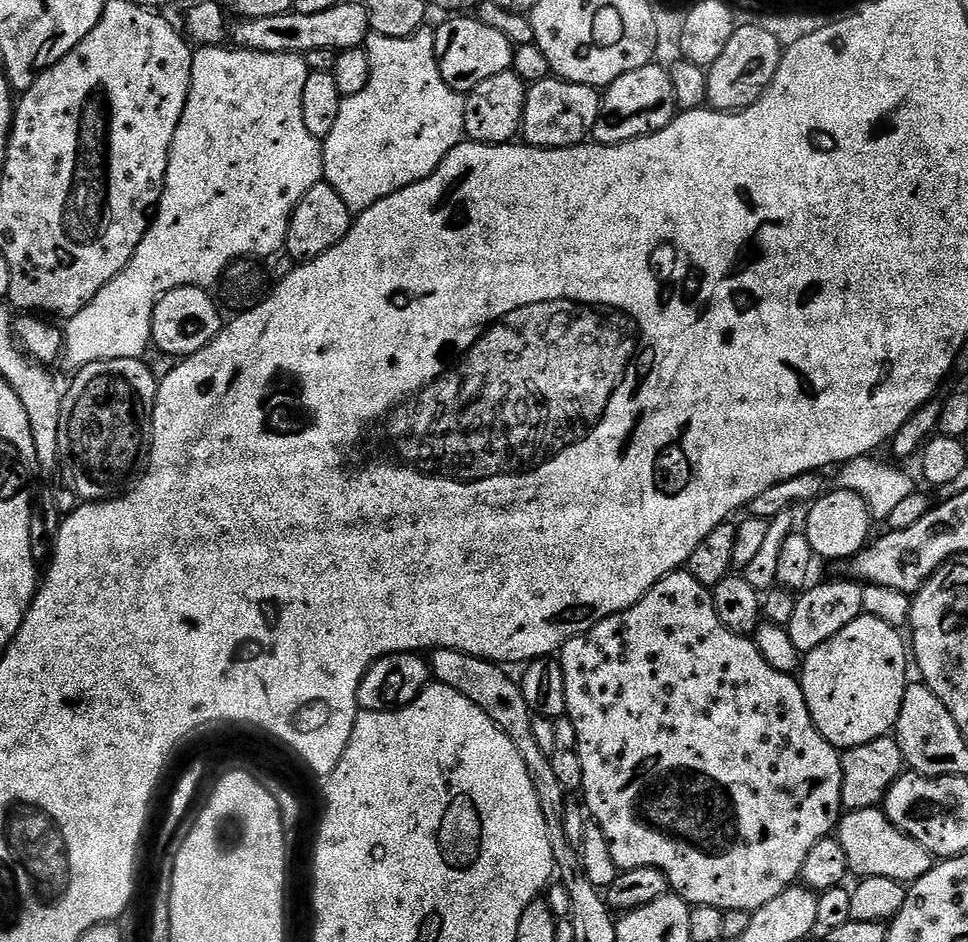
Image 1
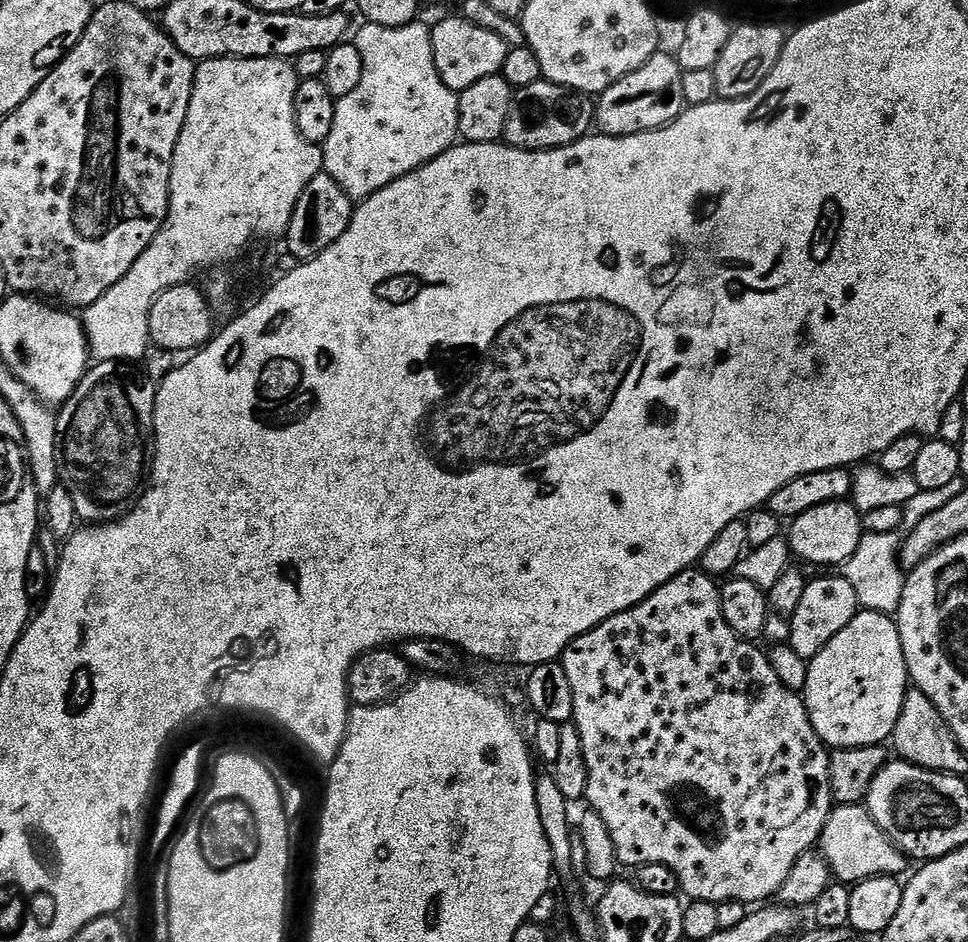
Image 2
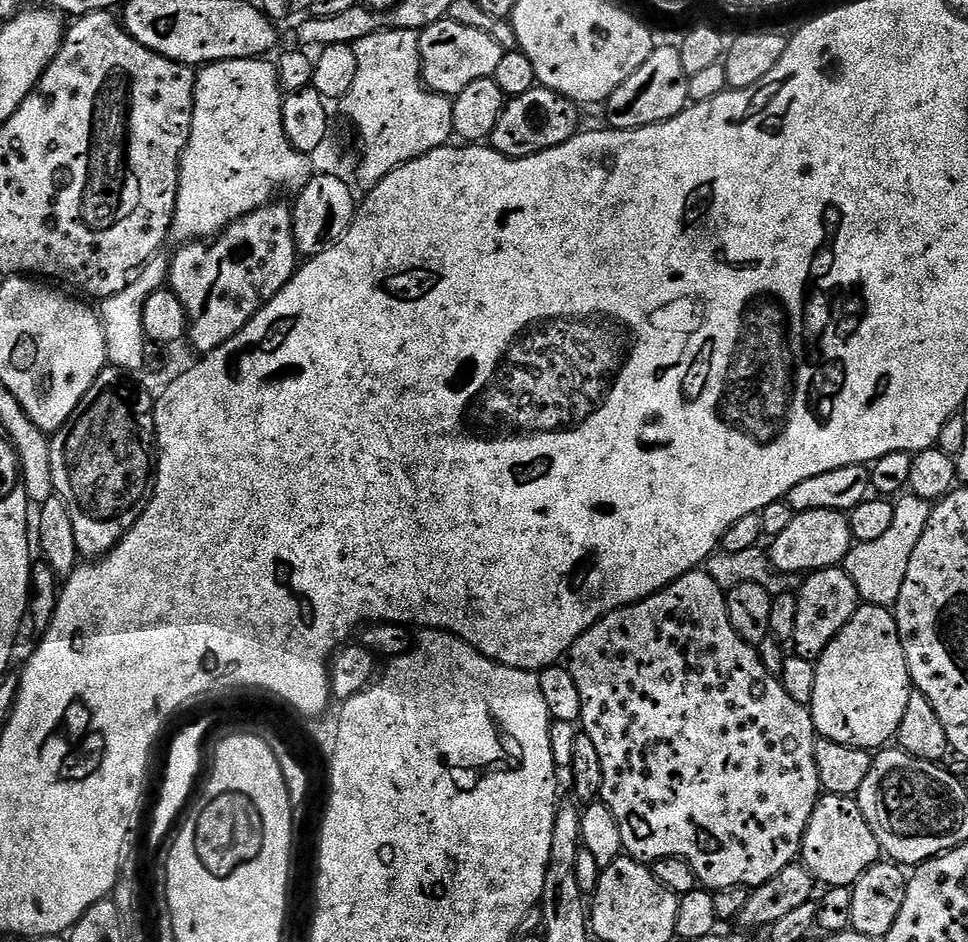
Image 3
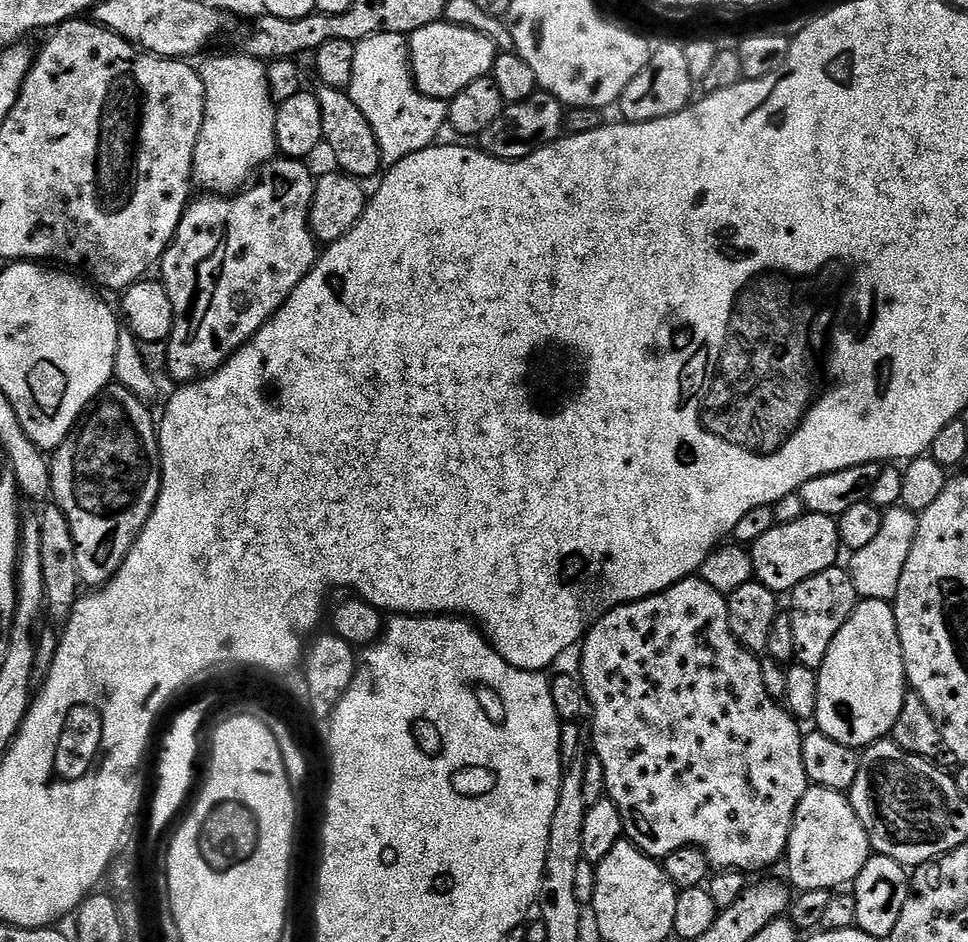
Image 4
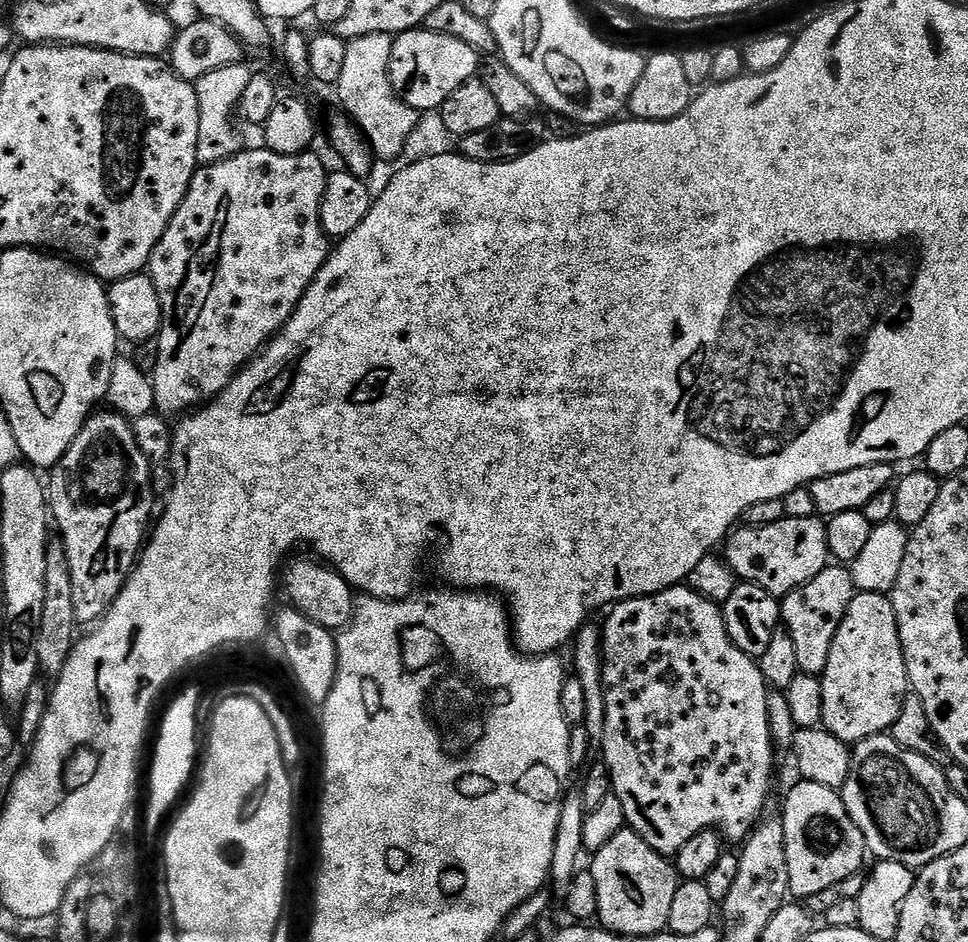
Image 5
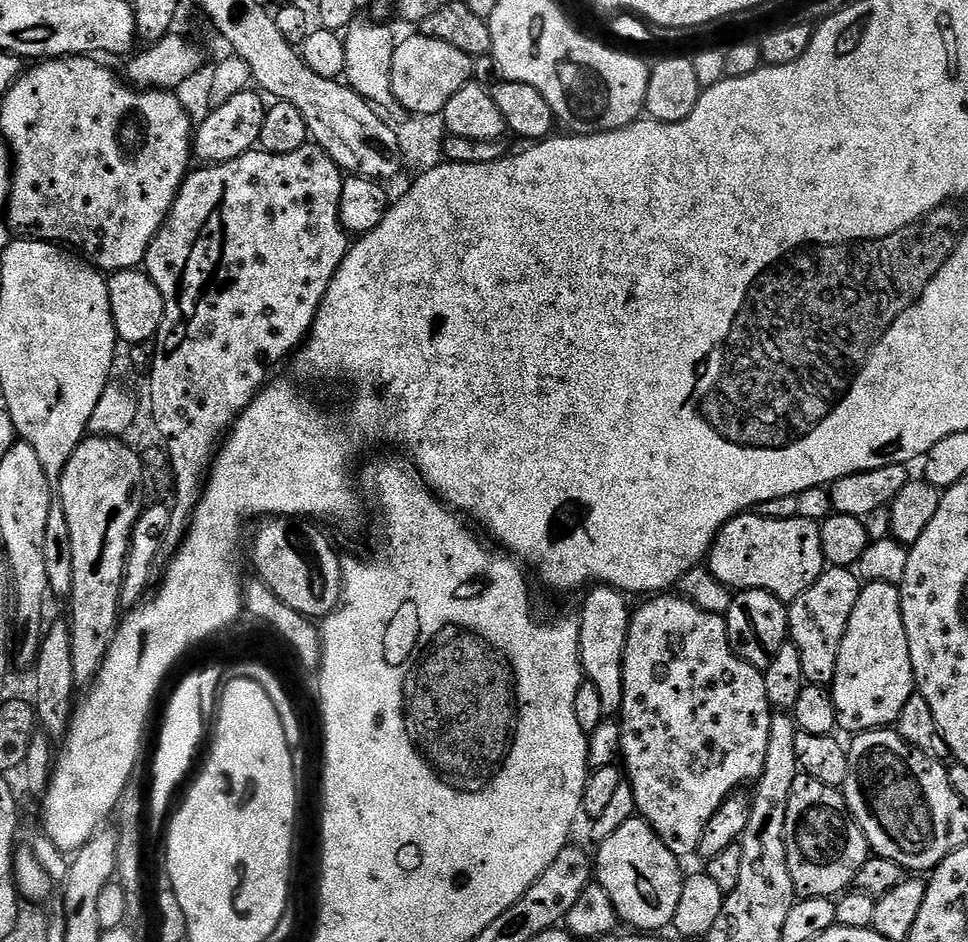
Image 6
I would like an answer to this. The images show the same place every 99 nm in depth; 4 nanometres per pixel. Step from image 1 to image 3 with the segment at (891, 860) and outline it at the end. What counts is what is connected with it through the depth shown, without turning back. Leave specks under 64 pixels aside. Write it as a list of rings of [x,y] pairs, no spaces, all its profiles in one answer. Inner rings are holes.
[[[821,795],[814,814],[806,826],[802,845],[802,863],[810,870],[812,879],[828,888],[846,888],[856,883],[857,878],[881,859],[880,843],[874,838],[874,830],[866,822],[859,803],[851,796]]]

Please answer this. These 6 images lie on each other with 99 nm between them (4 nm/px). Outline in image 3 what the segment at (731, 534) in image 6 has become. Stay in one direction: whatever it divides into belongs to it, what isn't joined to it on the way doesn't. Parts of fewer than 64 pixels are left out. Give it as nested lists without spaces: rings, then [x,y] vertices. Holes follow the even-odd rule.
[[[810,510],[793,515],[790,526],[771,541],[772,566],[781,574],[808,574],[818,568],[834,568],[843,565],[848,551],[854,546],[850,522],[843,512],[834,510]]]

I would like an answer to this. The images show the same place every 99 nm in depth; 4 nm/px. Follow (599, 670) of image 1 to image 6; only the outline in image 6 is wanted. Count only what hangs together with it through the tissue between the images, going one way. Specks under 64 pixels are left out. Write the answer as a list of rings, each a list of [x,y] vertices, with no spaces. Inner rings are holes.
[[[656,594],[639,609],[632,613],[630,628],[626,634],[626,650],[622,662],[622,706],[618,723],[620,726],[620,756],[622,768],[626,773],[626,782],[634,790],[634,802],[637,813],[650,827],[656,831],[656,837],[674,853],[677,858],[685,858],[700,847],[702,830],[706,822],[743,784],[751,785],[760,779],[762,766],[766,766],[766,742],[770,742],[770,726],[774,709],[766,698],[766,682],[764,673],[759,668],[750,666],[743,658],[737,656],[736,651],[728,641],[728,621],[721,613],[707,612],[696,604],[690,603],[680,594]]]

